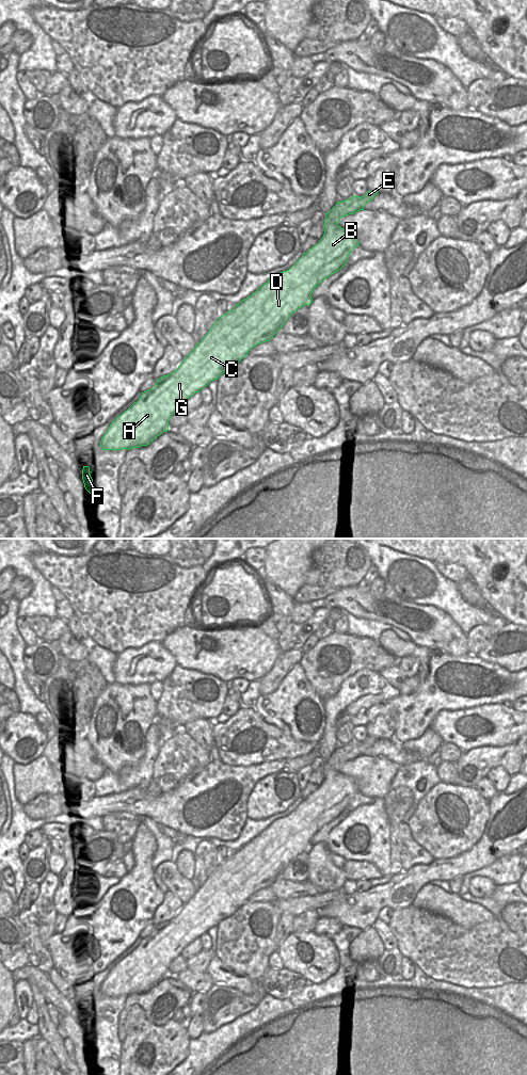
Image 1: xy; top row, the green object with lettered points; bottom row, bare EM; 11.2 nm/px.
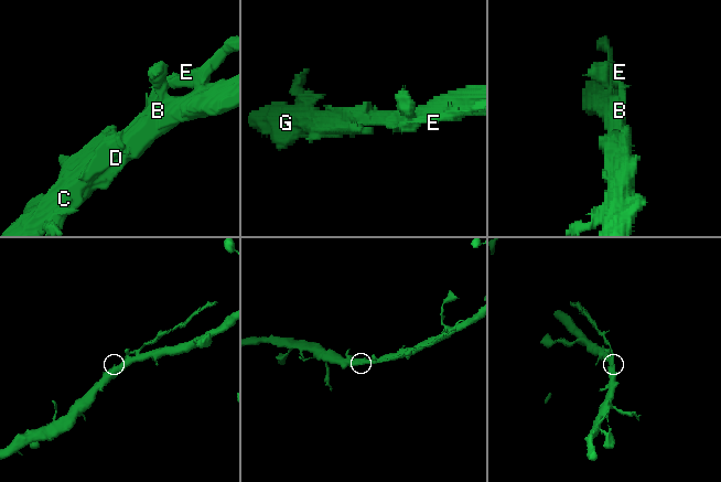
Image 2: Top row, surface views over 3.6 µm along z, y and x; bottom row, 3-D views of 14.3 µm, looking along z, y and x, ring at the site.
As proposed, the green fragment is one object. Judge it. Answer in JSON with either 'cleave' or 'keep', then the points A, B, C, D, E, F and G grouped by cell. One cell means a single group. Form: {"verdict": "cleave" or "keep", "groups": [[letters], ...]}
{"verdict": "cleave", "groups": [["A", "B", "C", "D", "F", "G"], ["E"]]}

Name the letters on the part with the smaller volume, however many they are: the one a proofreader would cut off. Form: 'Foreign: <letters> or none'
Foreign: E

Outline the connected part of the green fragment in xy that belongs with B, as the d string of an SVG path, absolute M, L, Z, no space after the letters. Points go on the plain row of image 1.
M325 759L323 774L324 781L319 788L303 799L289 816L273 821L250 843L219 863L176 916L159 924L150 935L142 938L137 948L117 962L101 984L101 995L129 996L149 991L157 982L169 977L169 965L188 944L233 915L252 894L270 887L292 859L304 851L309 852L313 847L310 840L315 834L339 817L346 811L351 797L358 792L358 787L350 777L329 768L329 759Z

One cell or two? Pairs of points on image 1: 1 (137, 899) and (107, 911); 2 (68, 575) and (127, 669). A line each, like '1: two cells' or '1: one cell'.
1: one cell
2: two cells

